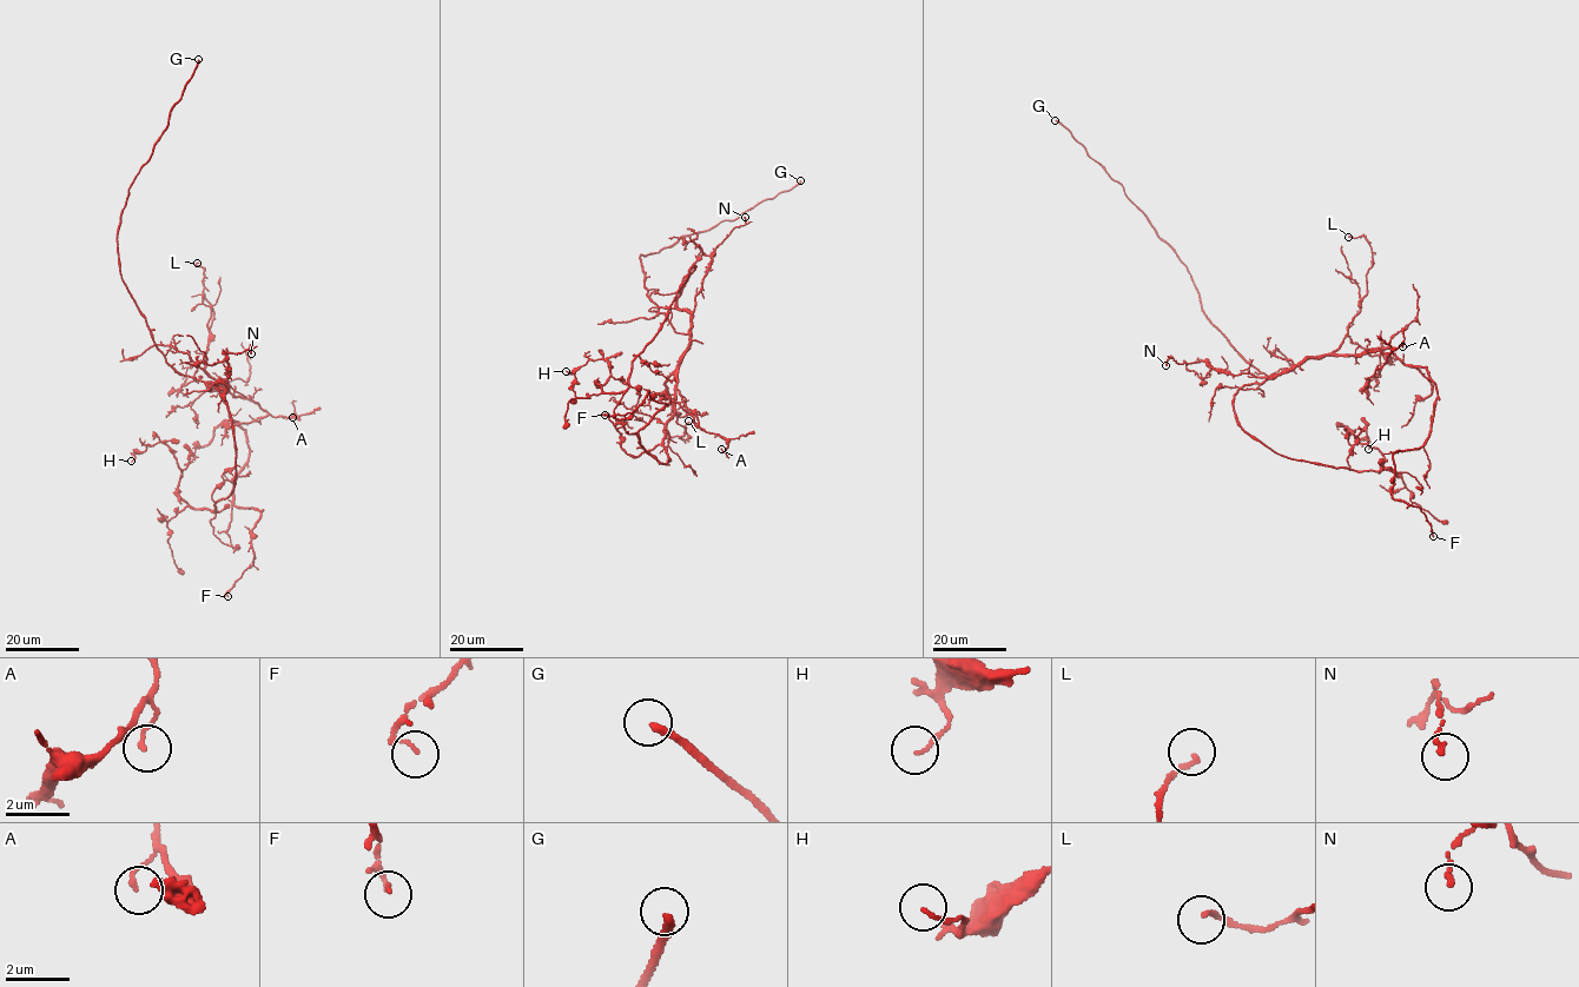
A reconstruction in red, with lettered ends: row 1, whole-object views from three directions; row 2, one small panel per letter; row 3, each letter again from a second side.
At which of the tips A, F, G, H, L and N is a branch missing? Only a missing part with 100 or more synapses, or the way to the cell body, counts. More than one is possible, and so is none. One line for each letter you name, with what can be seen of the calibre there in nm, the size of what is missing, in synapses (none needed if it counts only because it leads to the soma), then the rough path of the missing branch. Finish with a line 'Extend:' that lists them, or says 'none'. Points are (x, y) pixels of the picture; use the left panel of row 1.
G: 240 nm
Extend: G

